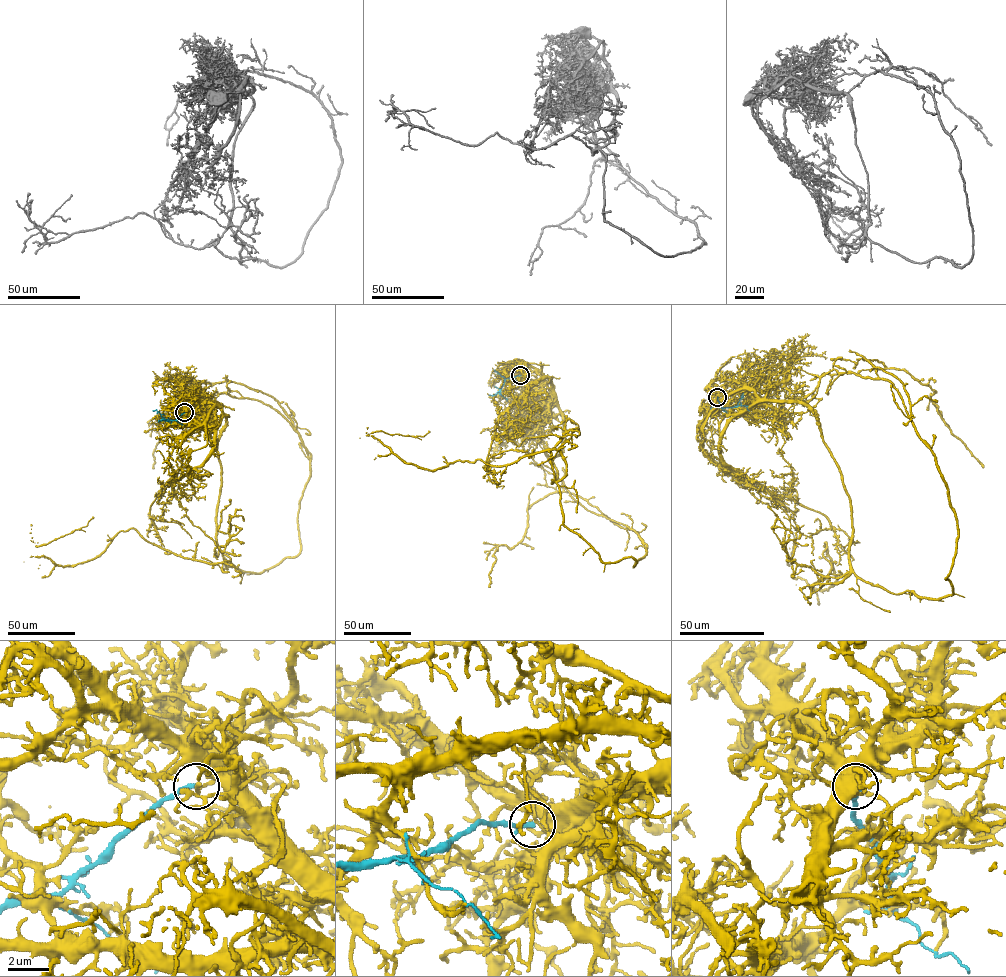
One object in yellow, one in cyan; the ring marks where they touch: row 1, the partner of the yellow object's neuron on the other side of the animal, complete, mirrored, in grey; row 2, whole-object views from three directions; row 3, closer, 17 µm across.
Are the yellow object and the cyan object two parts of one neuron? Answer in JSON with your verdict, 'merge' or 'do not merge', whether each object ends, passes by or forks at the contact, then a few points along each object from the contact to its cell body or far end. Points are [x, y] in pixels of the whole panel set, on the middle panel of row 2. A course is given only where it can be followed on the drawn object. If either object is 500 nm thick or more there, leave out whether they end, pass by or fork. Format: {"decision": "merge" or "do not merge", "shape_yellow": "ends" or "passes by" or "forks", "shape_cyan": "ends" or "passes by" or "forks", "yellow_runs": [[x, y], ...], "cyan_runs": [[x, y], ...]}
{"decision": "do not merge", "shape_yellow": "passes by", "shape_cyan": "ends", "yellow_runs": [[520, 375], [562, 416], [564, 525], [604, 562], [646, 553], [550, 492], [488, 587]], "cyan_runs": [[520, 375], [507, 378], [496, 394], [488, 395]]}

